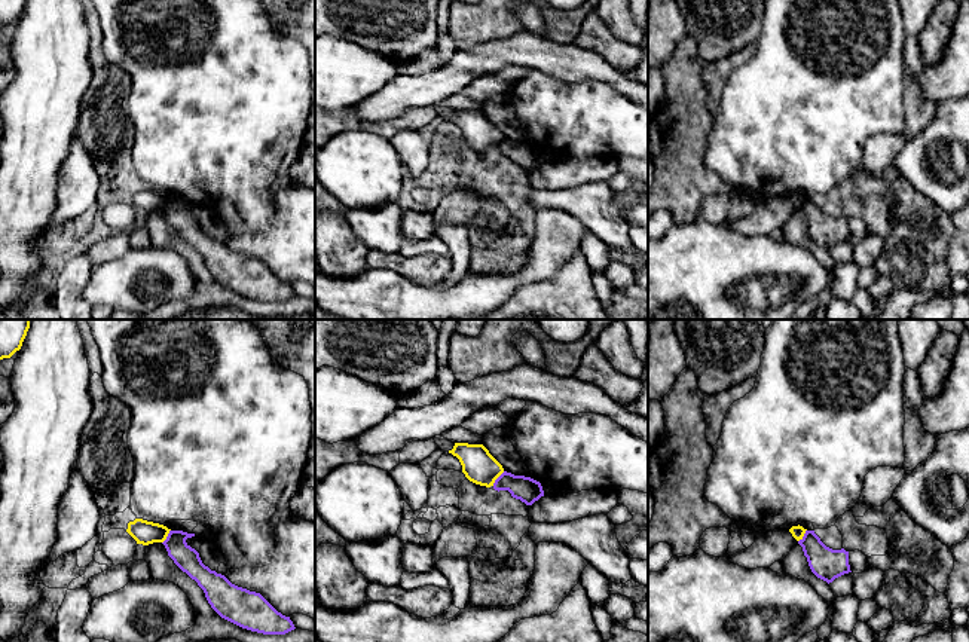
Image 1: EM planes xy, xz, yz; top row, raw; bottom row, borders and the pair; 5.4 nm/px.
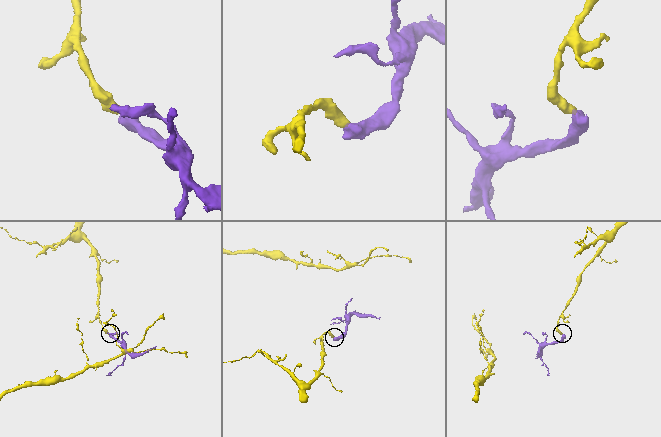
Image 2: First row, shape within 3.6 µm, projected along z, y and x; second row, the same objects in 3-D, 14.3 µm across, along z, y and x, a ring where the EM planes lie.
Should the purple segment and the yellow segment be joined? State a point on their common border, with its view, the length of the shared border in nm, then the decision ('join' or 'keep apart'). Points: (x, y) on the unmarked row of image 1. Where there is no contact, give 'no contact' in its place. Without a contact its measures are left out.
xz (497, 146) | 100 nm | keep apart

